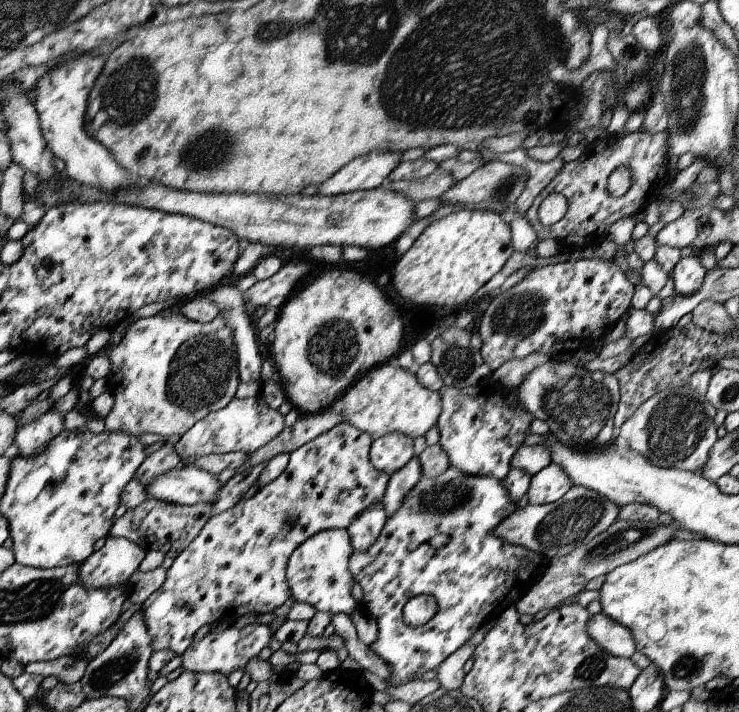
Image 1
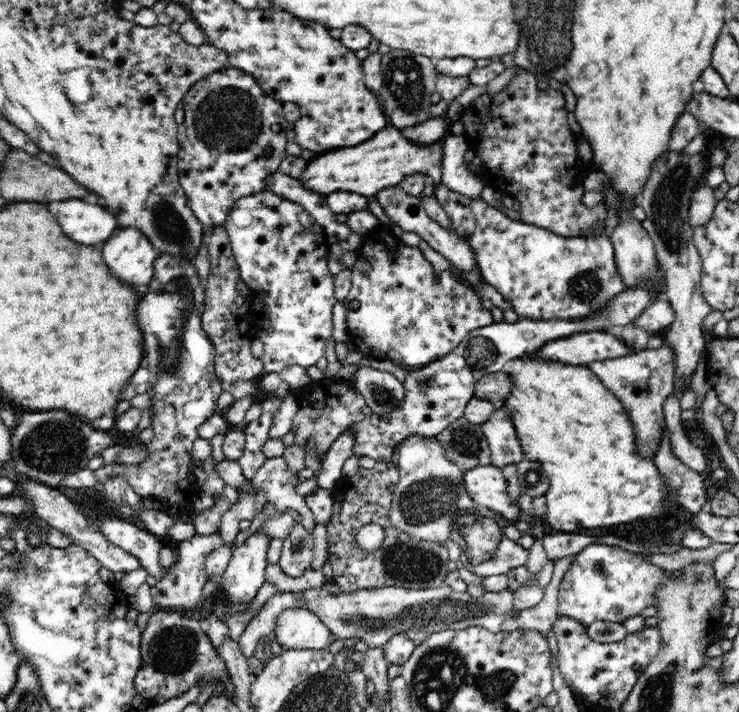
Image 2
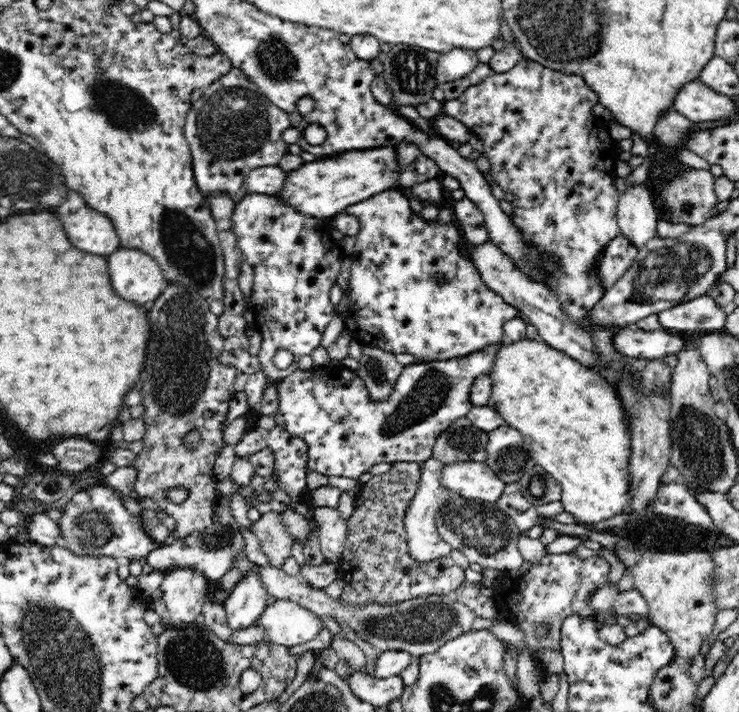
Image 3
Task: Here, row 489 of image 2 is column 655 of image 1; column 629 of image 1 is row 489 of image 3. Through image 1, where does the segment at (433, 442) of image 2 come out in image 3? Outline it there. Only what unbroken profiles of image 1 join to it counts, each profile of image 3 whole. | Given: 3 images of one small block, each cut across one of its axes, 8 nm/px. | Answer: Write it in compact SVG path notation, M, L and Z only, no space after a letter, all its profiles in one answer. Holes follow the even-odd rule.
M434 457L422 462L423 478L420 482L420 487L416 490L416 494L412 498L412 504L408 506L408 510L404 512L404 517L402 518L402 523L404 523L404 529L407 533L410 556L422 563L430 563L442 558L442 556L450 556L453 551L452 546L440 537L440 532L436 528L438 522L440 522L440 520L436 520L438 509L445 505L445 502L449 501L450 497L454 496L452 492L442 486L442 468L444 468L444 464Z

